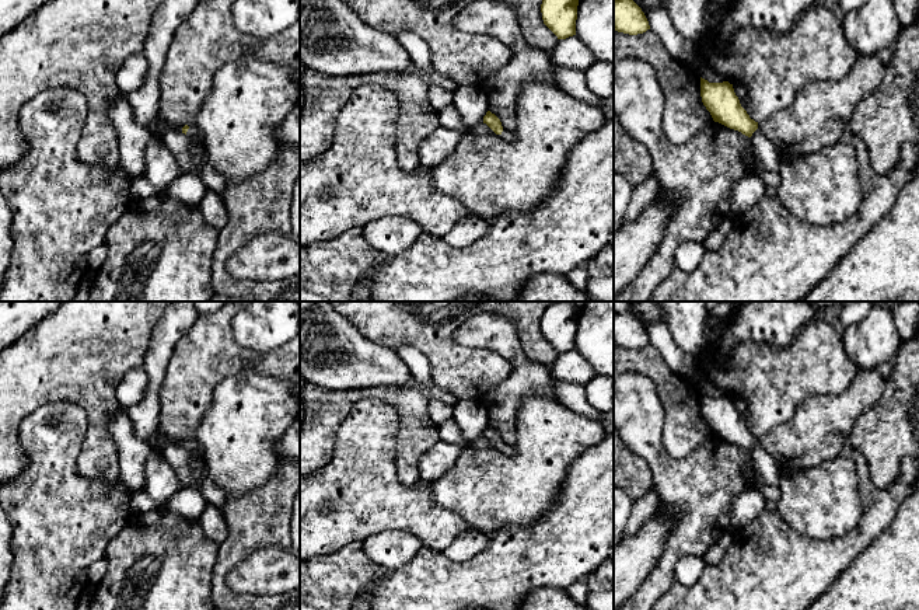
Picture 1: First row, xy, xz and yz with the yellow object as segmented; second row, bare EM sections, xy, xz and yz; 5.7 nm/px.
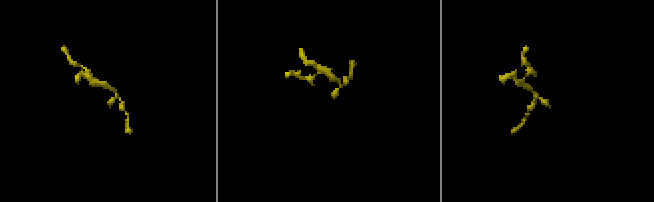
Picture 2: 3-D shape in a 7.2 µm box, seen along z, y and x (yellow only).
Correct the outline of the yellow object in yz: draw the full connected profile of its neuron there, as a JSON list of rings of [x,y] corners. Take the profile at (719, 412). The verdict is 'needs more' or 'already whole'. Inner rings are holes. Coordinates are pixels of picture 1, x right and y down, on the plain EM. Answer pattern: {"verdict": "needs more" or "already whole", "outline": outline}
{"verdict": "already whole", "outline": [[[700,391],[700,411],[714,436],[738,445],[748,452],[758,443],[758,436],[751,433],[741,421],[733,398],[728,395],[709,397]]]}

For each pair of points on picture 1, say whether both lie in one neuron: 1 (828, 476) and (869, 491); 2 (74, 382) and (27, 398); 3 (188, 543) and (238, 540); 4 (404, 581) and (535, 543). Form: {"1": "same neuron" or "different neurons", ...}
{"1": "different neurons", "2": "same neuron", "3": "different neurons", "4": "same neuron"}

